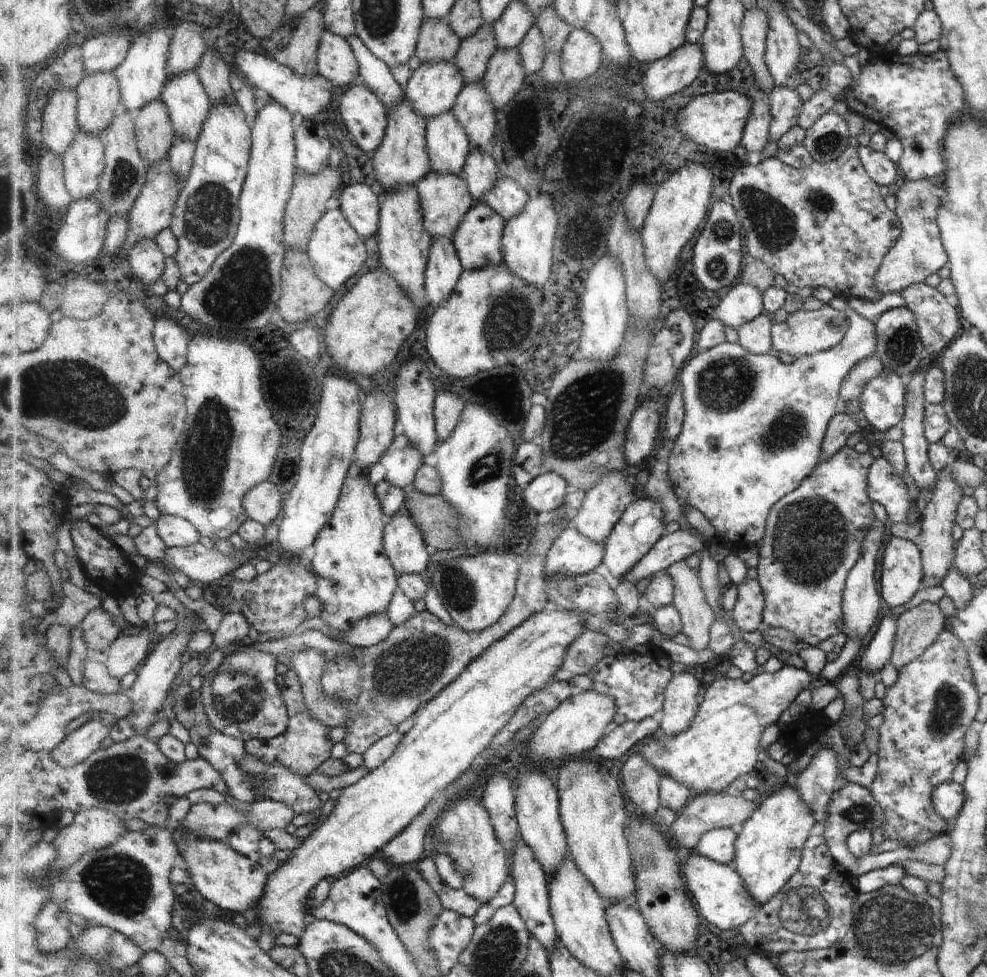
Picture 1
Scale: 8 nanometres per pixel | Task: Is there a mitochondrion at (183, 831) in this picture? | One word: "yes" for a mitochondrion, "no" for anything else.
no

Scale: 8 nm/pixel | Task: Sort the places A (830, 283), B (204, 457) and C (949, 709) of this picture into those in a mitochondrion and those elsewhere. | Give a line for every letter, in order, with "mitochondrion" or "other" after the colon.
A: other
B: mitochondrion
C: mitochondrion

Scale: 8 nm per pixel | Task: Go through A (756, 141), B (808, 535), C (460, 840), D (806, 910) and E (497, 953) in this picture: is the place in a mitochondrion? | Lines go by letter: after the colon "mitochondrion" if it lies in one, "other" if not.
A: other
B: mitochondrion
C: mitochondrion
D: mitochondrion
E: mitochondrion

